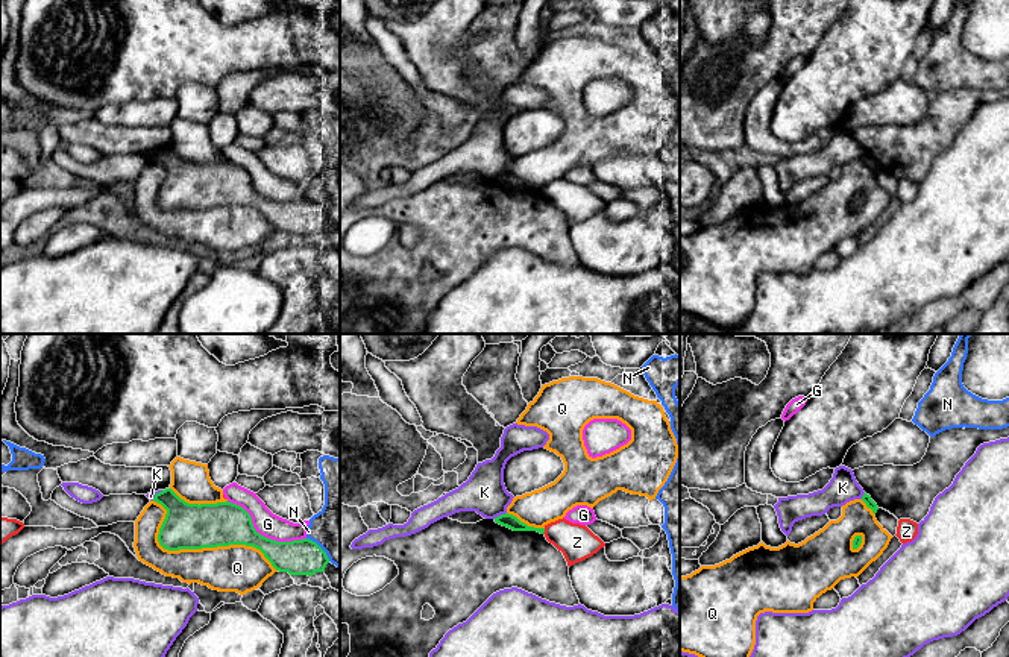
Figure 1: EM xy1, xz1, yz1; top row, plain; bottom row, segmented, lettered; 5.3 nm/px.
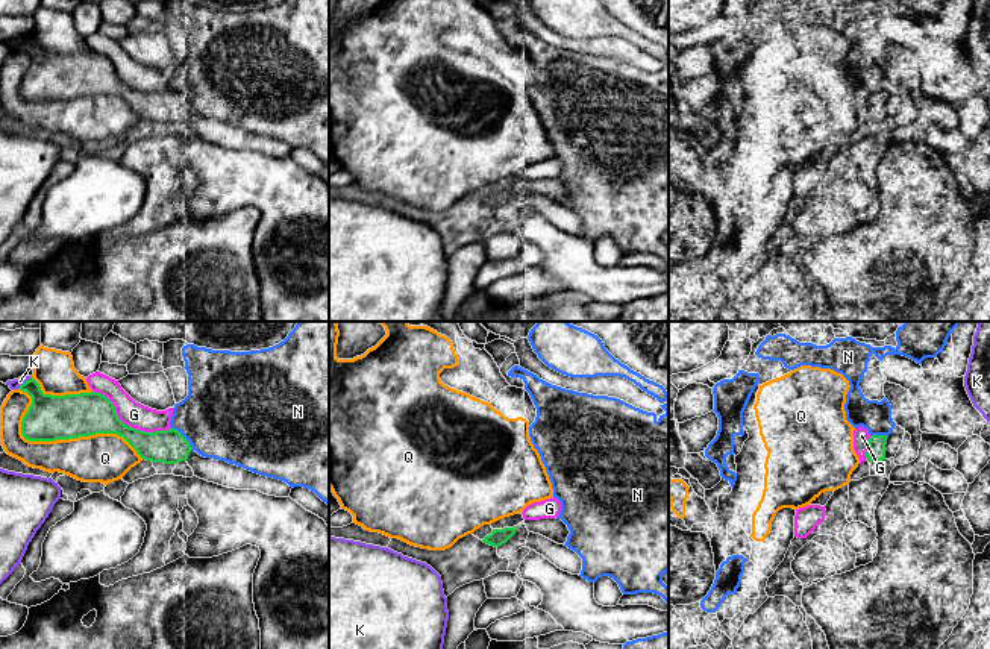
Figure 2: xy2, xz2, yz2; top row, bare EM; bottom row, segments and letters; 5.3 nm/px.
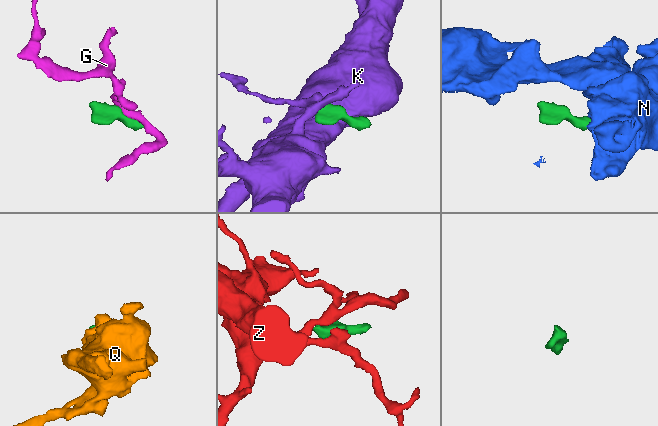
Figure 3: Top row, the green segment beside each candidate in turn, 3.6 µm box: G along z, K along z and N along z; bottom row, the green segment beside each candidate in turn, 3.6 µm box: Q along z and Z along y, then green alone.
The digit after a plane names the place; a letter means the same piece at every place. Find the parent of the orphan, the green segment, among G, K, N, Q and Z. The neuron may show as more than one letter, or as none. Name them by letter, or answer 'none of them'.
none of them

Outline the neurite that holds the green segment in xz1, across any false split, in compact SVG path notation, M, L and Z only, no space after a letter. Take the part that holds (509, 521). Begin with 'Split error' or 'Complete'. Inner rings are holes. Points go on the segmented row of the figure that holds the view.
Complete. M508 513L495 517L495 522L513 531L537 531L540 534L545 533L545 528L528 527L527 523L520 522L516 516Z

